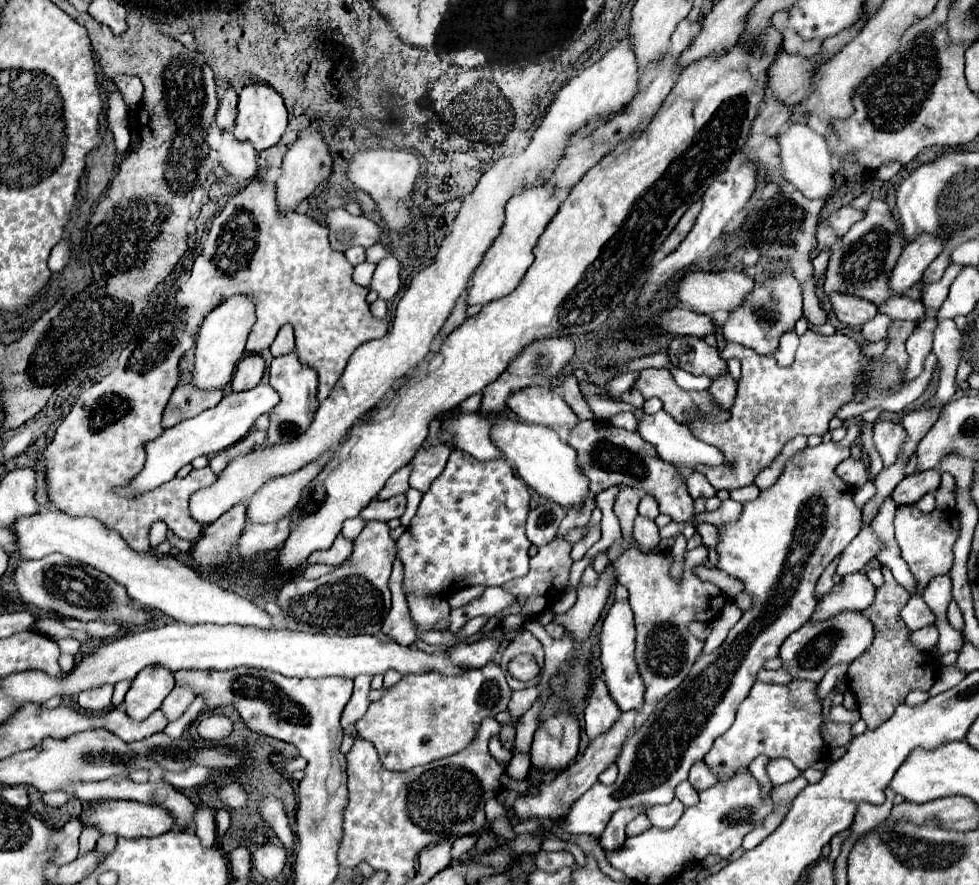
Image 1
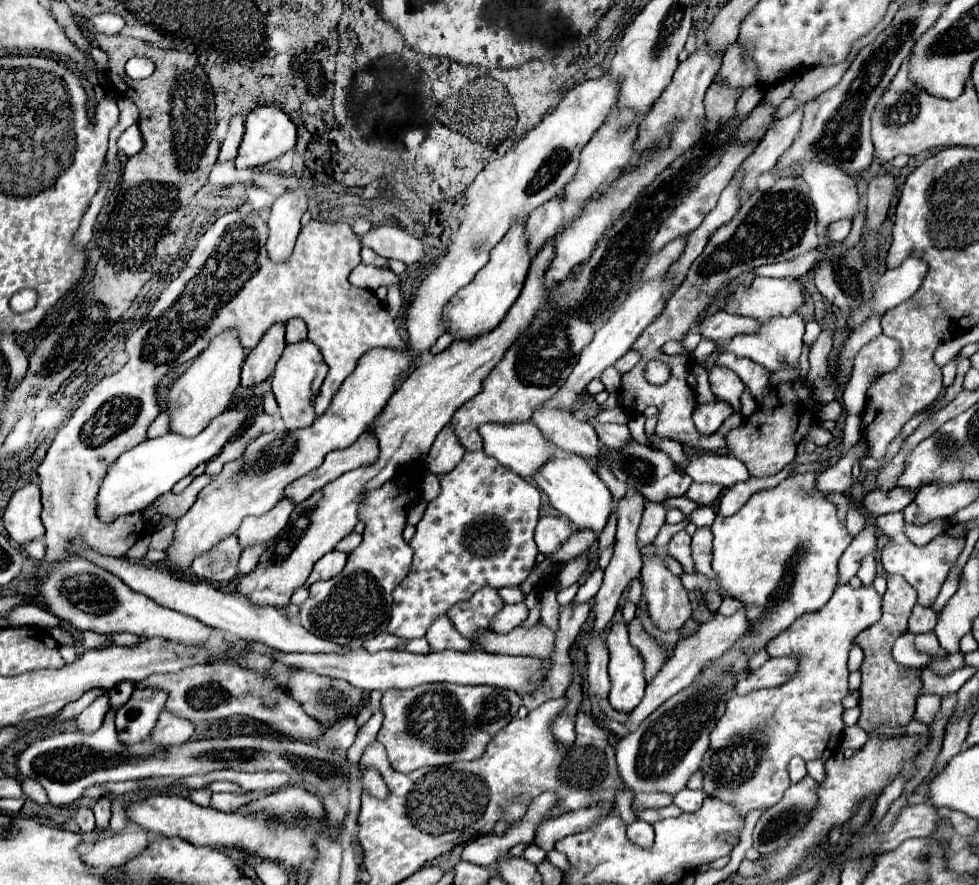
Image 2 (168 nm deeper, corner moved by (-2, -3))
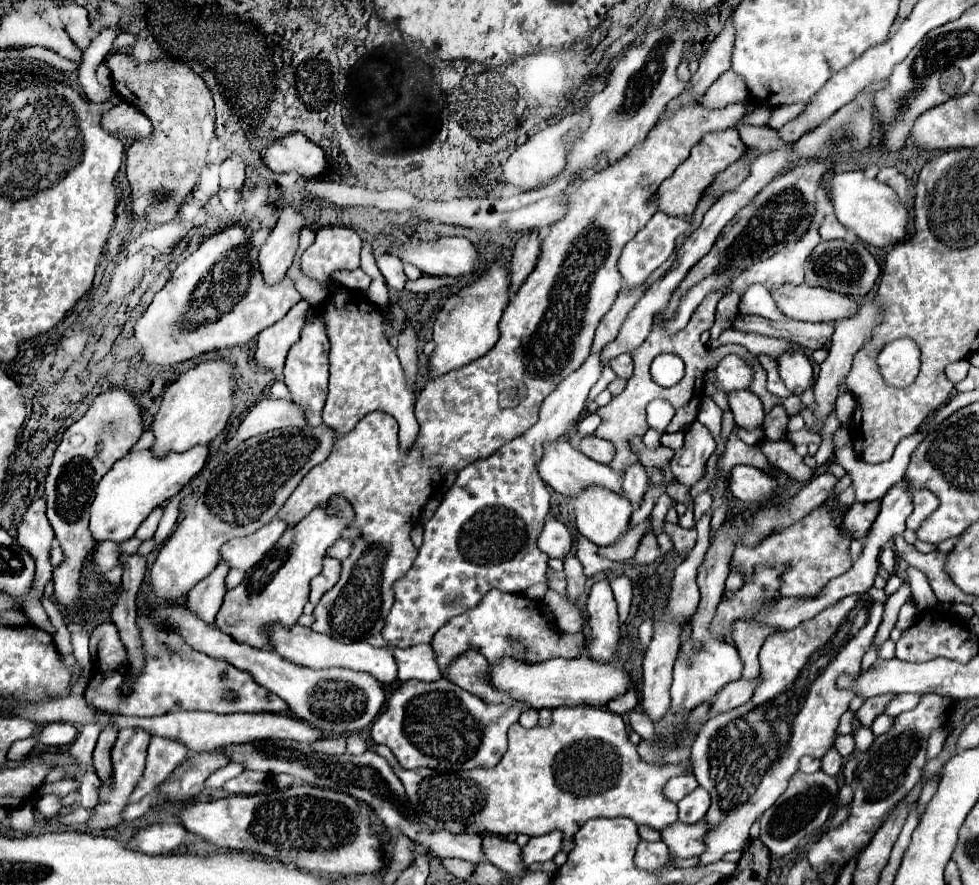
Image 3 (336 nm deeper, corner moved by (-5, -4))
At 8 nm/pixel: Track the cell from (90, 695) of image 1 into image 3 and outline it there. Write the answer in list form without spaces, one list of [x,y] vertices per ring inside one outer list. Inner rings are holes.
[[[88,722],[86,726],[82,726],[80,734],[76,736],[76,742],[72,742],[70,754],[78,760],[78,764],[82,764],[82,768],[86,768],[86,764],[92,764],[92,752],[100,732],[102,732],[102,724]]]

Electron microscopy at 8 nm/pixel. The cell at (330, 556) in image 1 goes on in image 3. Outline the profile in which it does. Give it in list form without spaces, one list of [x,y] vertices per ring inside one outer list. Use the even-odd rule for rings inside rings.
[[[330,556],[324,560],[324,568],[322,568],[322,572],[312,580],[310,602],[312,602],[314,606],[318,604],[320,596],[322,596],[328,588],[332,588],[332,586],[338,582],[338,578],[340,578],[340,568],[342,568],[342,562],[340,562],[340,560],[330,558]]]

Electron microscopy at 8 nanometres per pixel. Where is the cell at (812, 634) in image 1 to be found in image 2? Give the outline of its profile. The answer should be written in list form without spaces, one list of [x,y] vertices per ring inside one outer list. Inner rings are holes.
[[[793,657],[769,659],[767,663],[763,663],[763,667],[751,671],[743,681],[735,683],[731,695],[747,695],[755,689],[783,685],[795,675],[795,669],[797,669],[797,661]]]

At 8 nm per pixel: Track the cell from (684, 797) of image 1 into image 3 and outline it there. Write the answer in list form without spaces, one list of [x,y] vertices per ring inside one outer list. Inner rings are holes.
[[[698,786],[696,790],[686,794],[678,802],[678,820],[686,822],[686,824],[694,824],[700,818],[704,818],[708,808],[710,808],[710,794]]]

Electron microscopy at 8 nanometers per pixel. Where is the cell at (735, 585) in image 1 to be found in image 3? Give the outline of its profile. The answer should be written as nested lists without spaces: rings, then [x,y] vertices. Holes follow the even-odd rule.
[[[650,532],[650,534],[646,534],[642,538],[636,556],[630,558],[630,560],[626,560],[626,564],[628,566],[644,566],[644,564],[654,564],[660,558],[664,558],[664,552],[660,550],[660,546],[656,542],[656,536]]]

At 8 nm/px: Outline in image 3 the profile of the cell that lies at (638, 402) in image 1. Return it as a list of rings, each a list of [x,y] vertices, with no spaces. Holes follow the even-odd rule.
[[[653,400],[648,404],[646,412],[649,427],[658,430],[660,434],[665,433],[675,414],[672,406],[665,400]]]

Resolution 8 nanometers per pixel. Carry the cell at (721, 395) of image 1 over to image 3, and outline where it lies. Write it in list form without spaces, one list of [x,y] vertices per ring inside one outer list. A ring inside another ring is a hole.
[[[698,420],[686,430],[684,446],[670,460],[670,470],[684,486],[692,486],[706,468],[706,460],[716,450],[716,440],[710,430]]]

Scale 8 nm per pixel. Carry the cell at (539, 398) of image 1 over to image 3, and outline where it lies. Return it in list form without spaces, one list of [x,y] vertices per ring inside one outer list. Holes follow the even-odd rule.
[[[584,436],[578,440],[576,448],[586,454],[588,458],[600,462],[600,464],[608,464],[614,458],[614,446],[608,440],[602,440],[598,436]]]

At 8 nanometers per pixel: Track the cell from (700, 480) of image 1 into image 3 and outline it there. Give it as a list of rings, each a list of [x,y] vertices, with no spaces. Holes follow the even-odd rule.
[[[702,492],[694,498],[694,520],[698,520],[704,512],[708,512],[712,506],[712,496],[710,492]]]

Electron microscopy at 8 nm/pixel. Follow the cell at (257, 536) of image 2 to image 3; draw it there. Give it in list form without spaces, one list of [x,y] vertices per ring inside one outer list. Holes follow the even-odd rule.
[[[274,518],[270,524],[260,528],[254,534],[234,538],[226,546],[222,546],[222,560],[230,562],[232,568],[248,570],[256,562],[260,562],[278,542],[282,532],[288,528],[288,524],[280,518]]]

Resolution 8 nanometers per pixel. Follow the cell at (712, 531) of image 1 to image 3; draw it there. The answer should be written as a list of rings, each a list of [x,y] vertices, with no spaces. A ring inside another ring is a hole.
[[[680,482],[678,484],[674,484],[674,486],[670,486],[668,490],[666,490],[676,502],[682,502],[682,504],[686,504],[686,508],[688,510],[692,510],[692,496],[690,496],[690,488],[688,486],[682,486]]]

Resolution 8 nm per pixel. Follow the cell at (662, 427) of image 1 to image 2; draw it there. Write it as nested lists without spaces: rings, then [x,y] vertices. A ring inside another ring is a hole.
[[[709,453],[709,455],[687,457],[687,459],[689,459],[689,465],[685,473],[697,483],[717,483],[727,489],[751,477],[747,467],[733,455]]]

